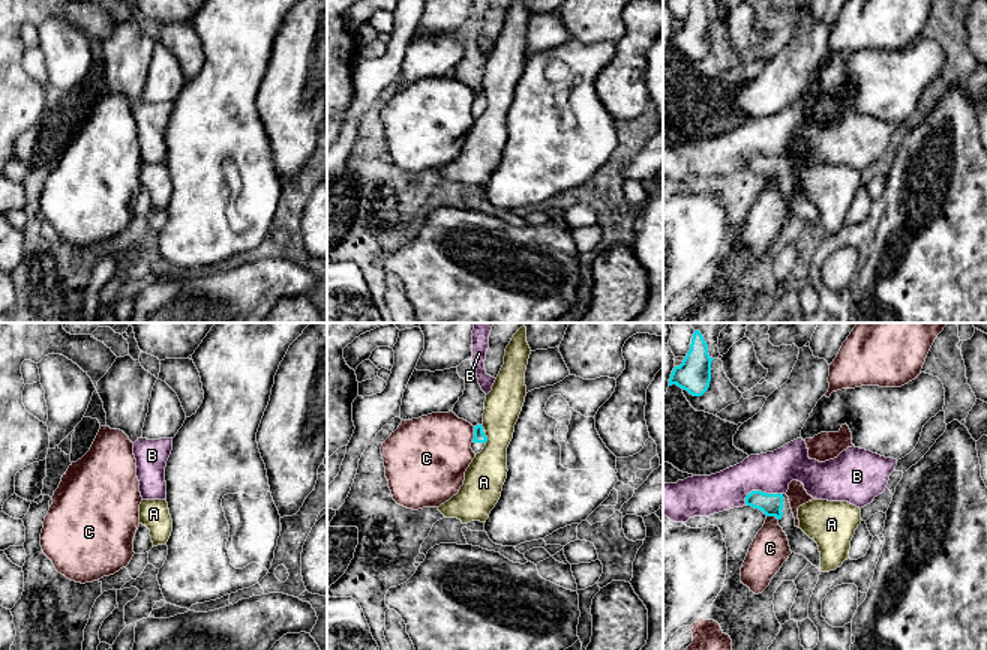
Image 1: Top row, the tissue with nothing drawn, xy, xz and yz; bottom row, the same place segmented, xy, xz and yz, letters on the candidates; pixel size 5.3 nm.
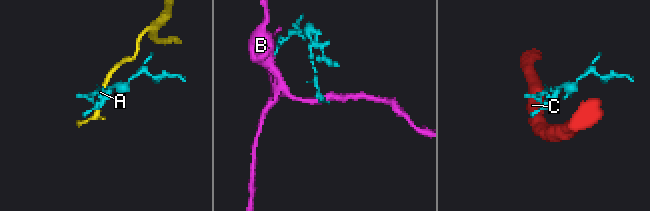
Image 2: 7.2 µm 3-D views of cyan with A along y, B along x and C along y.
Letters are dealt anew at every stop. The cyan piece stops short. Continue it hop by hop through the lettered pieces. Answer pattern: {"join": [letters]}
{"join": []}

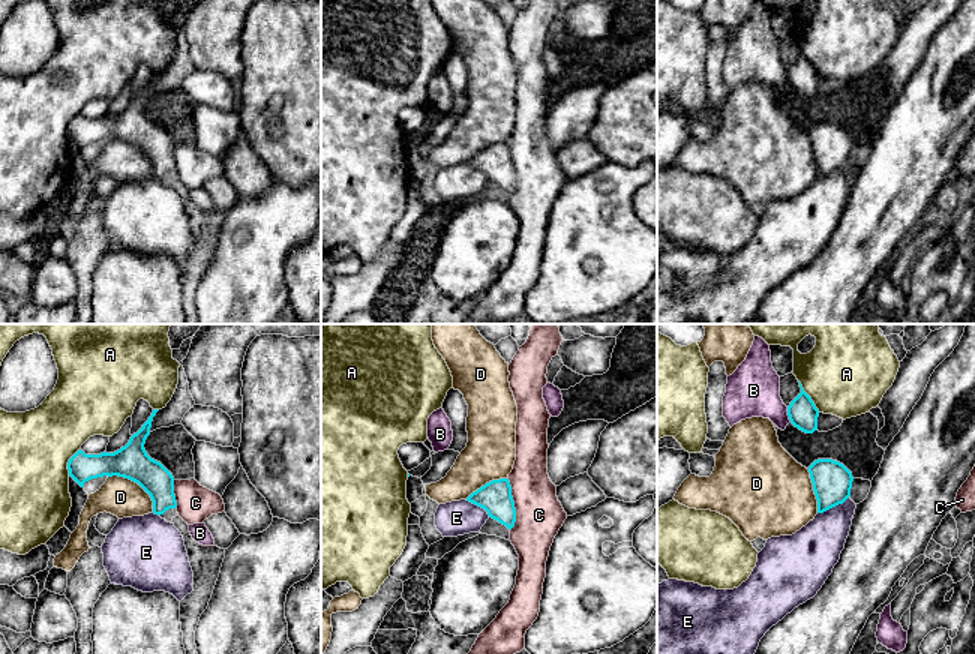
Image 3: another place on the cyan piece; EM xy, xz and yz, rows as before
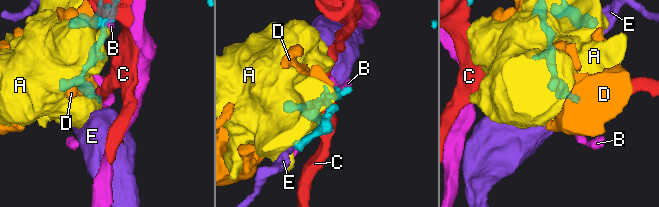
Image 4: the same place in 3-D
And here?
{"join": []}

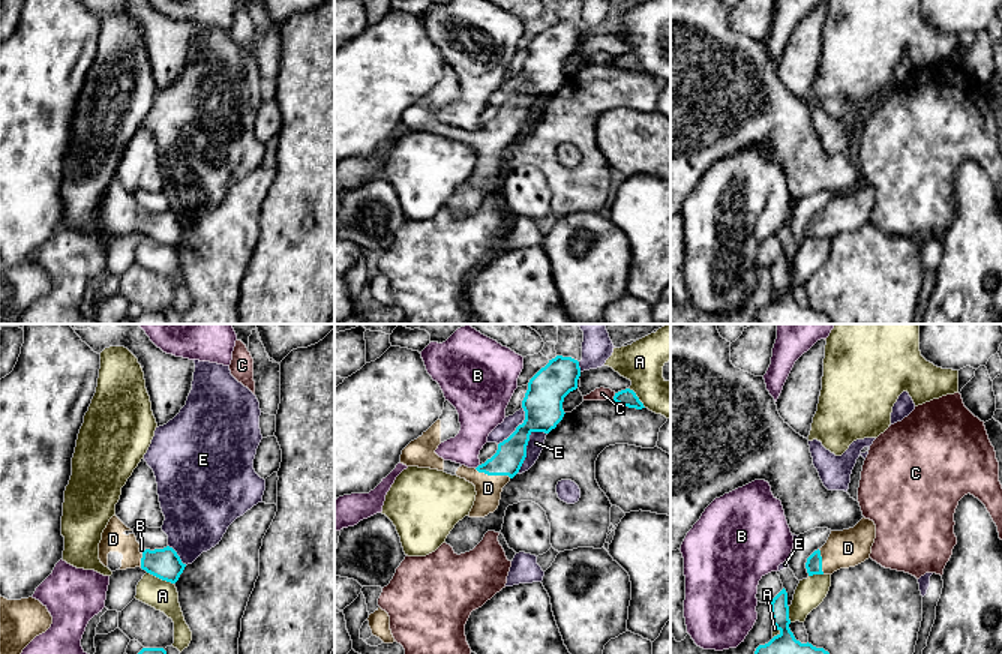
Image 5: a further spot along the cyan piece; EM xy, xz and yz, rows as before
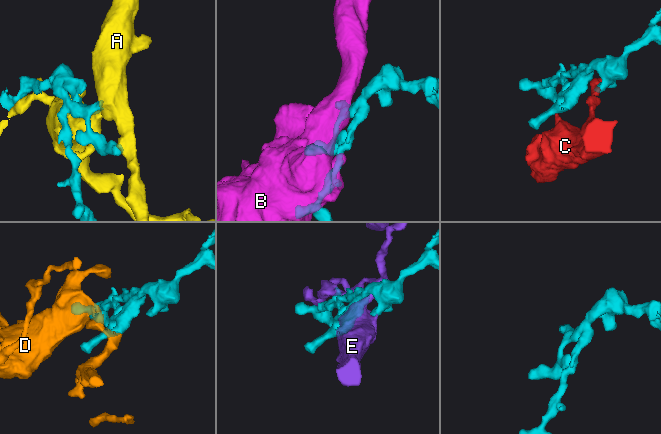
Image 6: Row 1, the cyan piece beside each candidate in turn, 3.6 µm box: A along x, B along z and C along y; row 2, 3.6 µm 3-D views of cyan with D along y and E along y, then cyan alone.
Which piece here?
{"join": ["D"]}

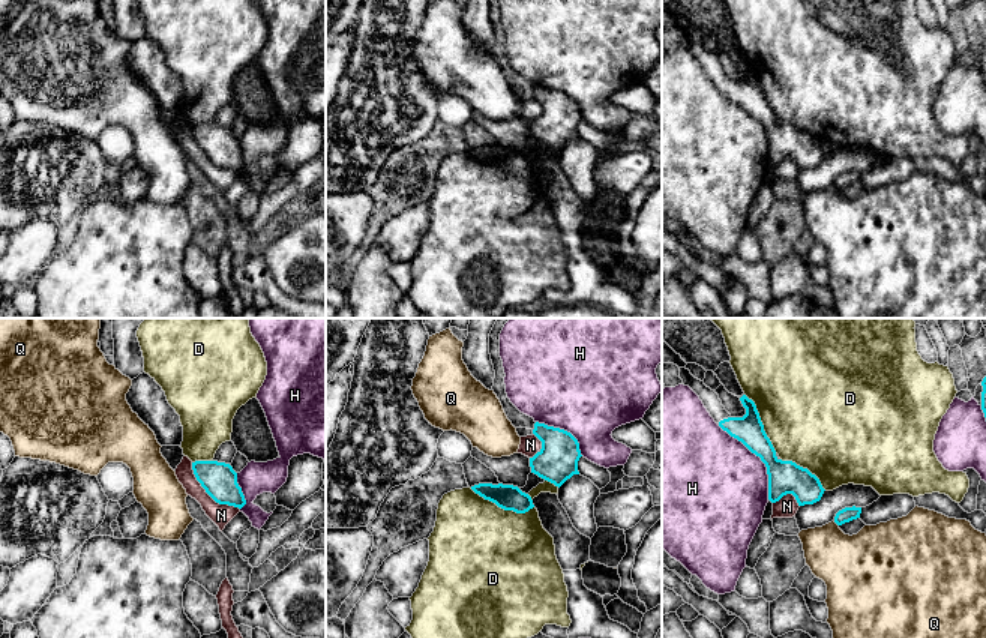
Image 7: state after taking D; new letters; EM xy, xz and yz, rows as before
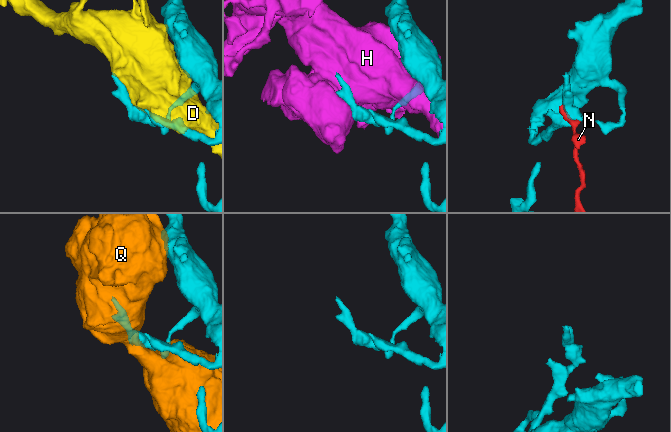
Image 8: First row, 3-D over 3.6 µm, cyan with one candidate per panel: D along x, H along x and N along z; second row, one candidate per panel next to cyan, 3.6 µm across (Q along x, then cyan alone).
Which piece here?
{"join": []}

